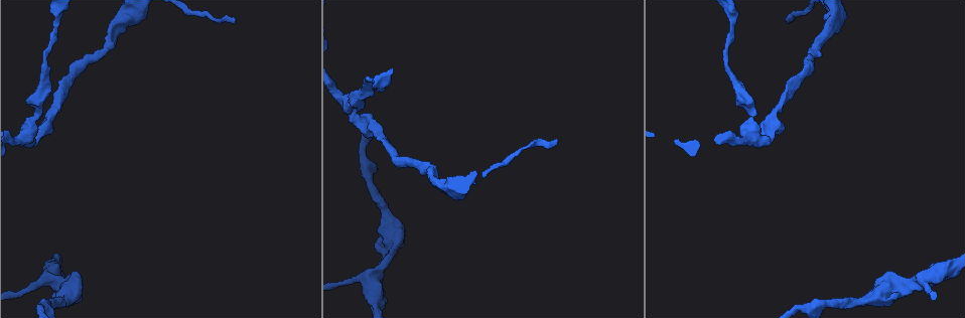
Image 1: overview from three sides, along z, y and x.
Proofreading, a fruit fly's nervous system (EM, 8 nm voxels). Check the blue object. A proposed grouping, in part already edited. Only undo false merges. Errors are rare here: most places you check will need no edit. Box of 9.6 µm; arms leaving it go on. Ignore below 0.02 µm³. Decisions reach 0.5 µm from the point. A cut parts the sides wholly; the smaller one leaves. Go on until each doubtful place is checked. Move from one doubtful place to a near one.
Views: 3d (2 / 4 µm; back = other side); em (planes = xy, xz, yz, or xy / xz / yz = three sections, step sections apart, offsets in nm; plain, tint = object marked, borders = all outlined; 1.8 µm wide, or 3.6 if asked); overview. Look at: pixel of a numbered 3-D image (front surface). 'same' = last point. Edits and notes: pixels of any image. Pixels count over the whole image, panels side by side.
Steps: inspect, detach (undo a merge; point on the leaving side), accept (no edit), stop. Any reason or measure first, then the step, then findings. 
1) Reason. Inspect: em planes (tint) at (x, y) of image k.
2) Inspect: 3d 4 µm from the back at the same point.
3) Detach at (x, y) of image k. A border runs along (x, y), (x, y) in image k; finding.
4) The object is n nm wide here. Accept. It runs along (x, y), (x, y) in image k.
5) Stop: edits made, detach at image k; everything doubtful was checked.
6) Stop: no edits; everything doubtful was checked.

Arms part here. Inspect: 3d 4 µm at (392, 243) of image 1.

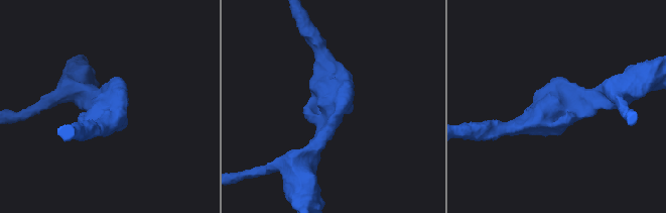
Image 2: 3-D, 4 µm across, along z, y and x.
Inspect: em 3.6 µm xy step 4 (tint) at (562, 99) of image 2.

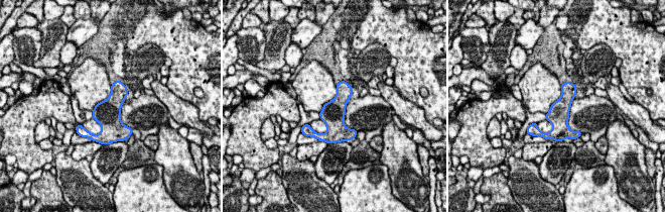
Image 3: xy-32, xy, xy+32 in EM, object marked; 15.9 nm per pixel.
Cut it another way. Inspect: em 3.6 µm planes (tint) at the same point.

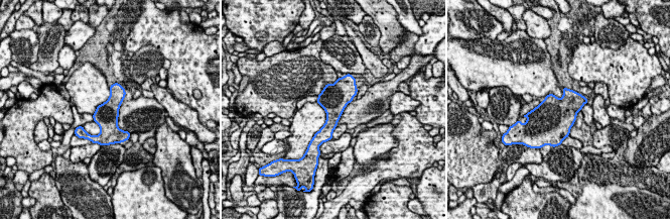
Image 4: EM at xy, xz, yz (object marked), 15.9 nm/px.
Accept. All the same cell.

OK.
Two arms in line, one across. Inspect: 3d 2 µm at (25, 140) of image 1.

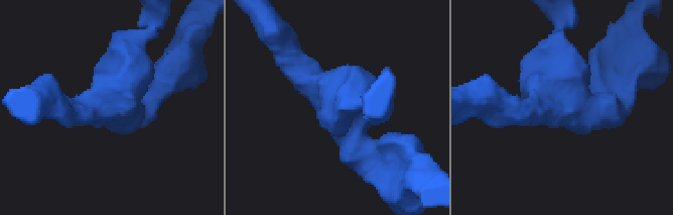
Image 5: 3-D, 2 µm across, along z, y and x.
Inspect: em planes (borders) at (113, 101) of image 5.

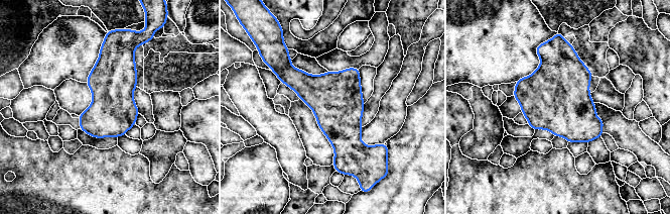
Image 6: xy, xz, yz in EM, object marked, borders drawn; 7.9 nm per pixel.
Accept. All the same cell.

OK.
Calibre changes. Inspect: em planes (borders) at (54, 25) of image 1.

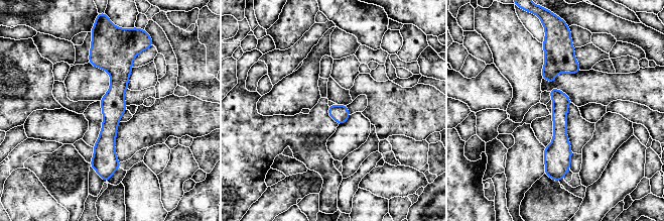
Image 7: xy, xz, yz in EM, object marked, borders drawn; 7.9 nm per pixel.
The object is 140 nm wide here. Accept. It runs along (103, 51), (116, 66), (109, 173) in image 7; all the same cell.

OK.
Stop: no edits; everything doubtful was checked.

